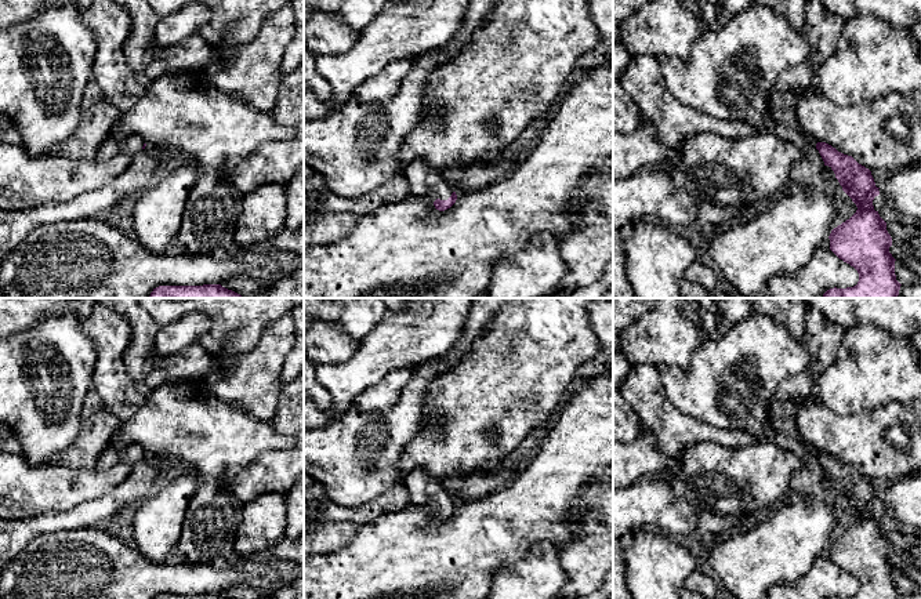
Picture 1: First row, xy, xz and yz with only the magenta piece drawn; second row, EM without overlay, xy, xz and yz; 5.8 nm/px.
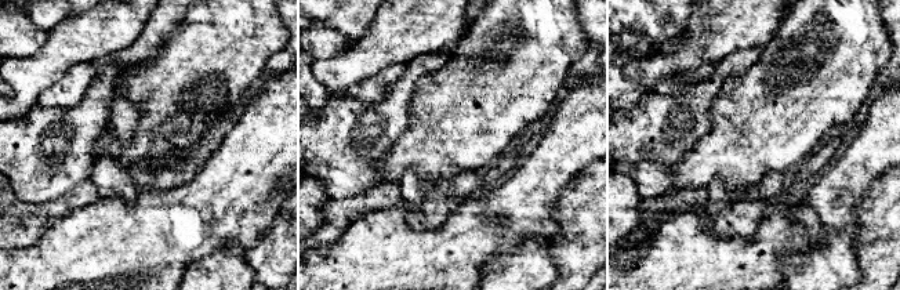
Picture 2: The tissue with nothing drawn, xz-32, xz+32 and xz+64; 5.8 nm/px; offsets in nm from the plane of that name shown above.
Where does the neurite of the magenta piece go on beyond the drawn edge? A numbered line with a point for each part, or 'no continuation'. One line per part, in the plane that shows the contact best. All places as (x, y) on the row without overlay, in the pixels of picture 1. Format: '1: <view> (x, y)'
1: xz (425, 490)

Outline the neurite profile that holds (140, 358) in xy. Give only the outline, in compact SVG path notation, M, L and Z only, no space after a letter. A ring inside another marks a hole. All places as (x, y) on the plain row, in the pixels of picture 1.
M94 298L94 301L128 319L131 340L123 355L123 362L130 377L141 386L146 375L160 362L155 352L155 338L160 326L138 304L138 298Z

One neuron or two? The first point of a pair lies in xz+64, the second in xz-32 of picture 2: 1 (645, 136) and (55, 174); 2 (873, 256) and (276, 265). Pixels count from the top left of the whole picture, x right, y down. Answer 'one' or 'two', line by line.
1: one
2: one

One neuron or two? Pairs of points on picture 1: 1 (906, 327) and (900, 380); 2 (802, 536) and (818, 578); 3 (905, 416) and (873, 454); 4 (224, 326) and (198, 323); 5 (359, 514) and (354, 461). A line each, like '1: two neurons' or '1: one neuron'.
1: two neurons
2: two neurons
3: one neuron
4: two neurons
5: two neurons

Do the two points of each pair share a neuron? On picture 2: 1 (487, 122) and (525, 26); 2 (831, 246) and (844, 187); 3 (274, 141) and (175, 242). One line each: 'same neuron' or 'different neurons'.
1: same neuron
2: different neurons
3: same neuron

